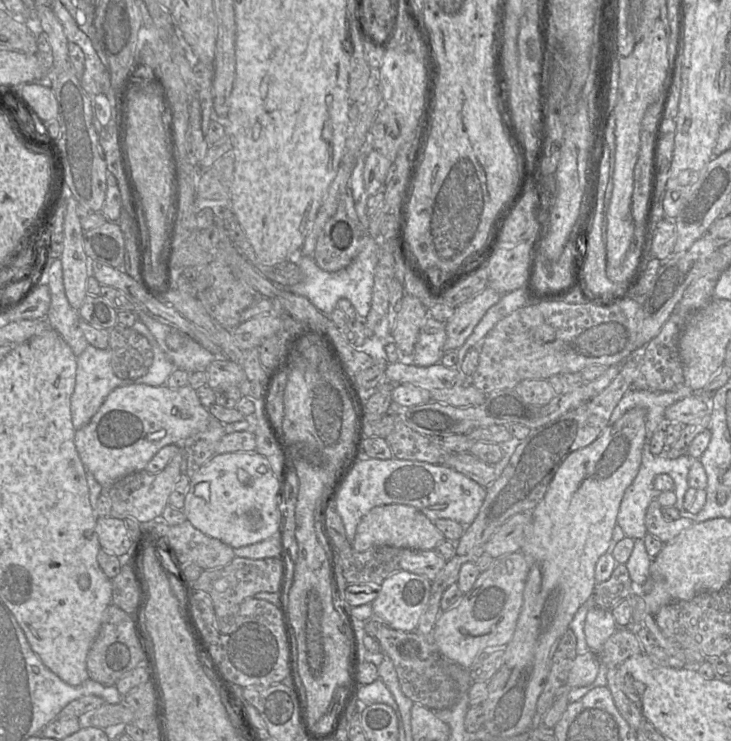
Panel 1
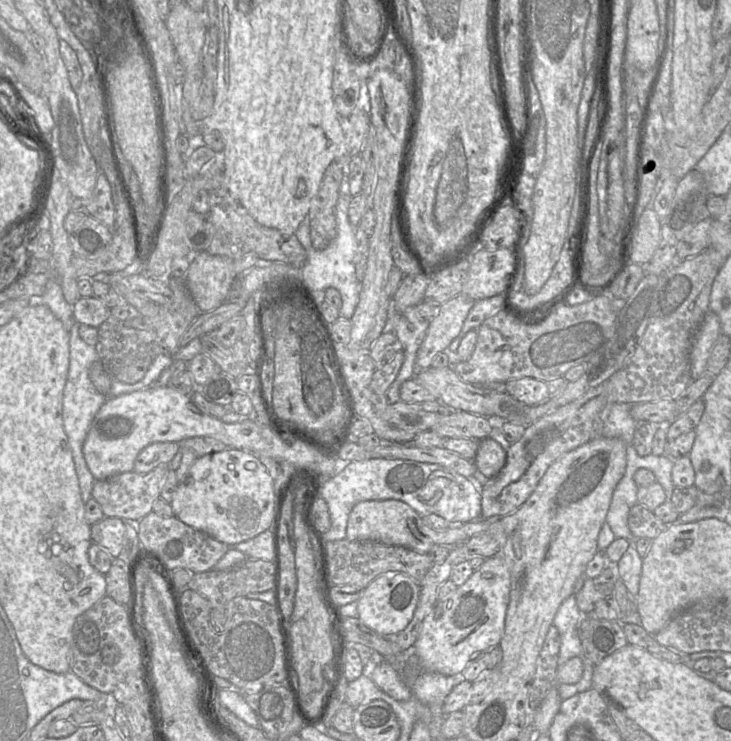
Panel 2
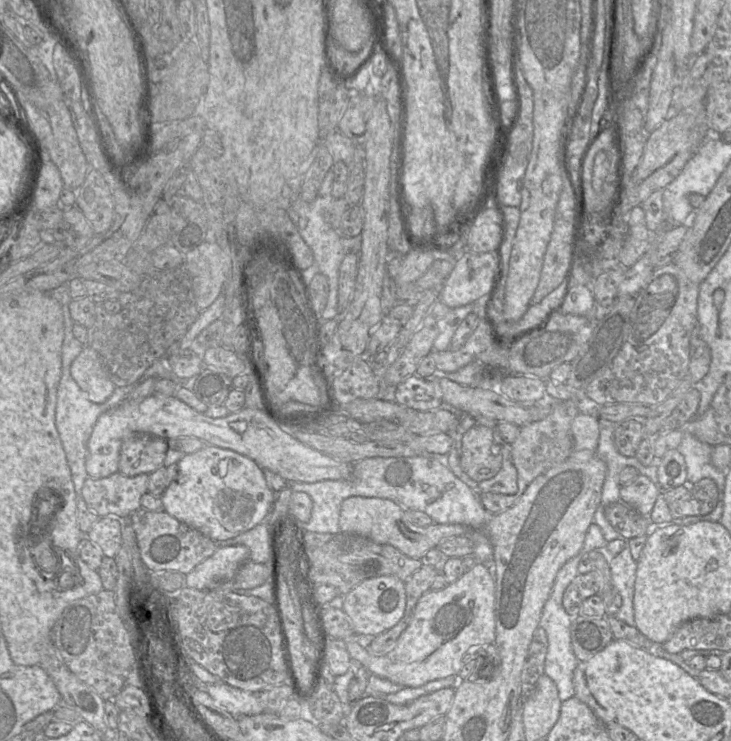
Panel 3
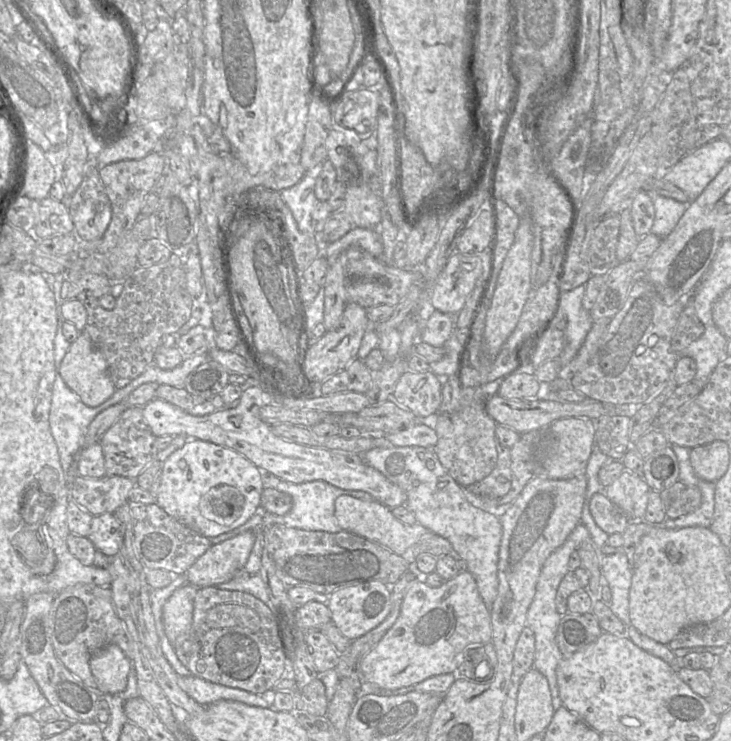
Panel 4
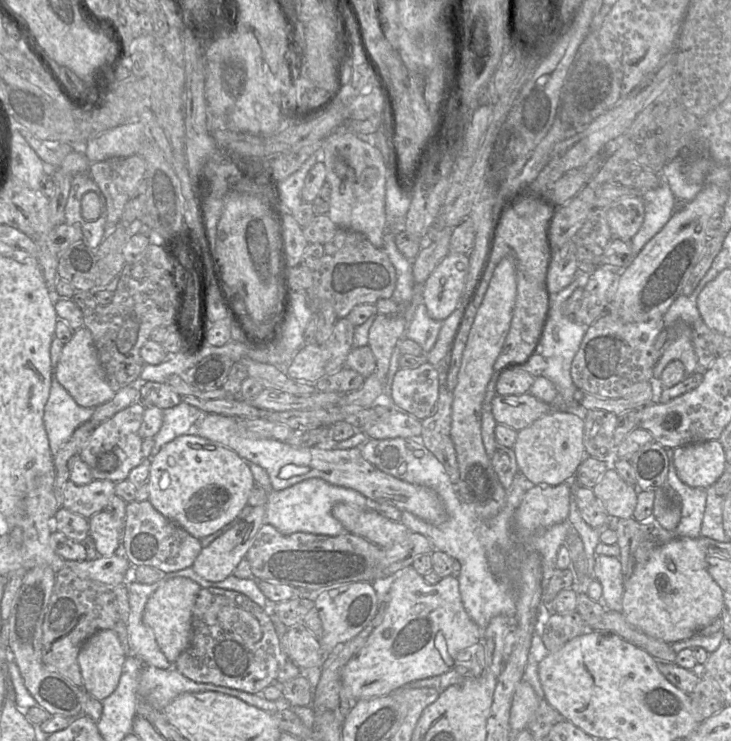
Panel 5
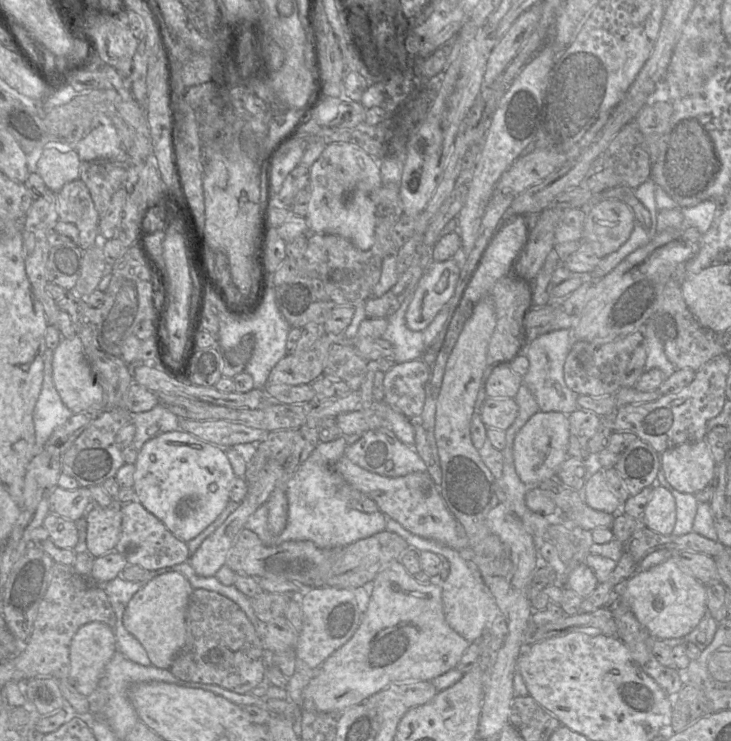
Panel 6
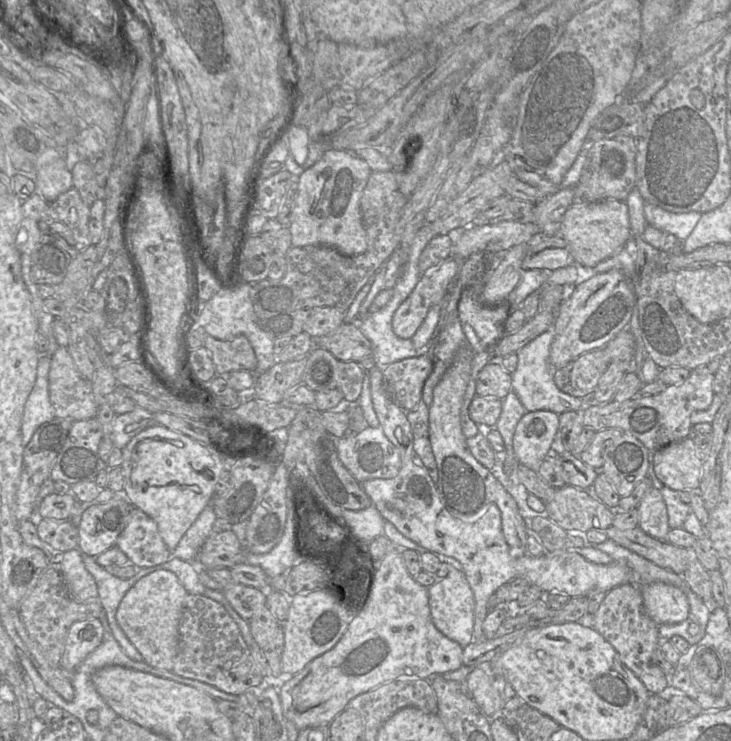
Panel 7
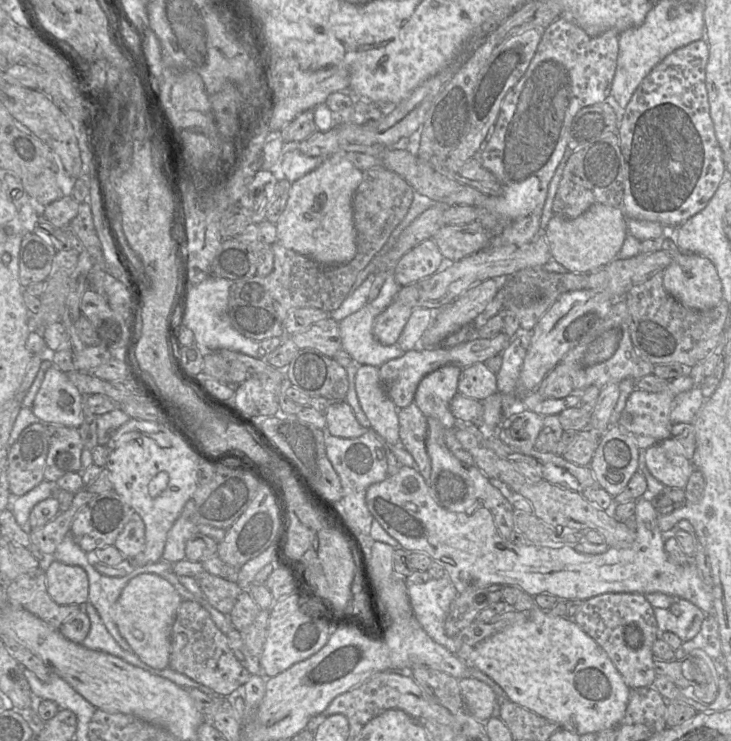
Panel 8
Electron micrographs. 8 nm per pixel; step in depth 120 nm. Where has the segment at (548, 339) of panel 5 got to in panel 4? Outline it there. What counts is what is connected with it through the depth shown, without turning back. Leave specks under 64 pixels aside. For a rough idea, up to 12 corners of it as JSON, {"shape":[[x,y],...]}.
{"shape":[[585,285],[561,292],[548,324],[561,329],[562,368],[577,355],[593,324],[582,305]]}

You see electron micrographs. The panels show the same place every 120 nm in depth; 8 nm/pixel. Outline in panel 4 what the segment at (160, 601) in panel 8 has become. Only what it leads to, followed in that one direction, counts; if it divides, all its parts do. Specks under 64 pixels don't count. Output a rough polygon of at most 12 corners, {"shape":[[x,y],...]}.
{"shape":[[197,587],[177,588],[163,606],[172,646],[191,627]]}

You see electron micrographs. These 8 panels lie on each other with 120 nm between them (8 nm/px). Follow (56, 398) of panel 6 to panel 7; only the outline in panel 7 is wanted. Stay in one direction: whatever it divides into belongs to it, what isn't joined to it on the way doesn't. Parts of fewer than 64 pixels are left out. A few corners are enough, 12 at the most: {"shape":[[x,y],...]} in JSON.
{"shape":[[40,356],[25,403],[21,439],[29,443],[40,425],[56,418],[49,398],[51,357]]}

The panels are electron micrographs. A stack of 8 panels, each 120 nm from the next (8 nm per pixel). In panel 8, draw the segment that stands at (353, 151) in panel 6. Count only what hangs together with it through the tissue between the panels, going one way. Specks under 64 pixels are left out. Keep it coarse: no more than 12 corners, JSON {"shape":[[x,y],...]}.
{"shape":[[321,159],[291,183],[277,242],[321,265],[357,252],[363,172]]}

